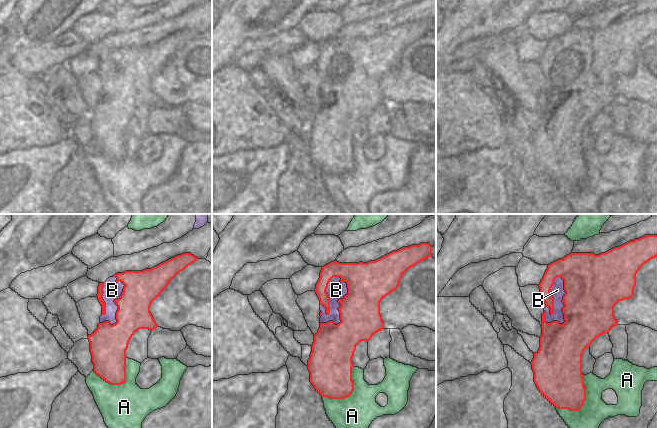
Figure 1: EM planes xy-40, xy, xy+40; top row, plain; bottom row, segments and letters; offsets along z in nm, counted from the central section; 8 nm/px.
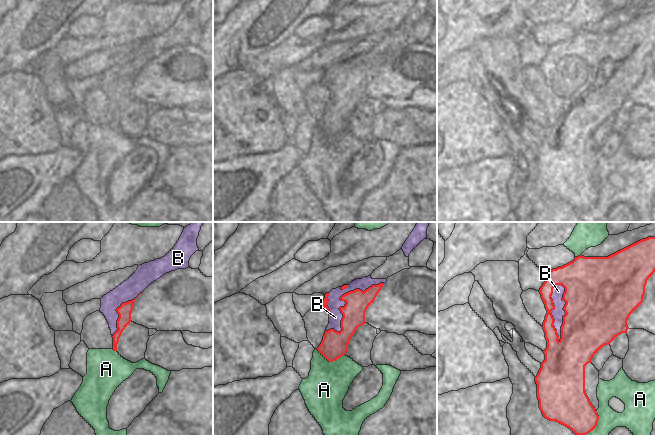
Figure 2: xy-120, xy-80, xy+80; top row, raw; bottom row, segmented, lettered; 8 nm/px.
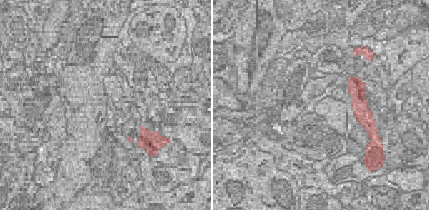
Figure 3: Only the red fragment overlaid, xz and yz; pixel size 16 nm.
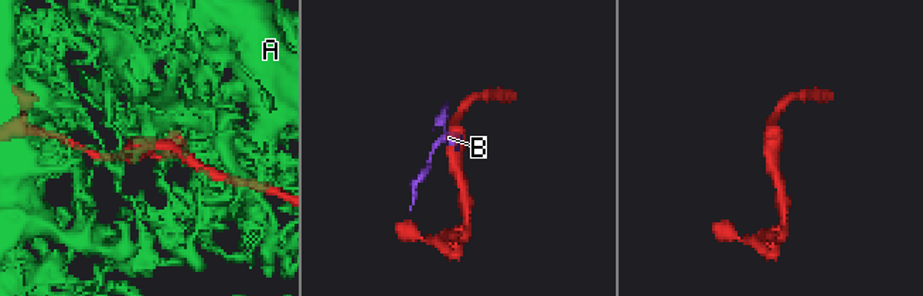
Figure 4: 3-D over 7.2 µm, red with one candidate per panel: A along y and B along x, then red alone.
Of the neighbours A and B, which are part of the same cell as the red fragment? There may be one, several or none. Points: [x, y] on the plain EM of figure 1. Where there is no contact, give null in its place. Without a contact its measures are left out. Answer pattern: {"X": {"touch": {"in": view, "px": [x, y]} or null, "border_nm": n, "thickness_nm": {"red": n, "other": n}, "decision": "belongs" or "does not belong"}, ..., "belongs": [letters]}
{"A": {"touch": {"in": "xy-40", "px": [120, 160]}, "border_nm": 300, "thickness_nm": {"red": 280, "other": 380}, "decision": "does not belong"}, "B": {"touch": {"in": "xy", "px": [340, 82]}, "border_nm": 420, "thickness_nm": {"red": 320, "other": 150}, "decision": "does not belong"}, "belongs": []}

